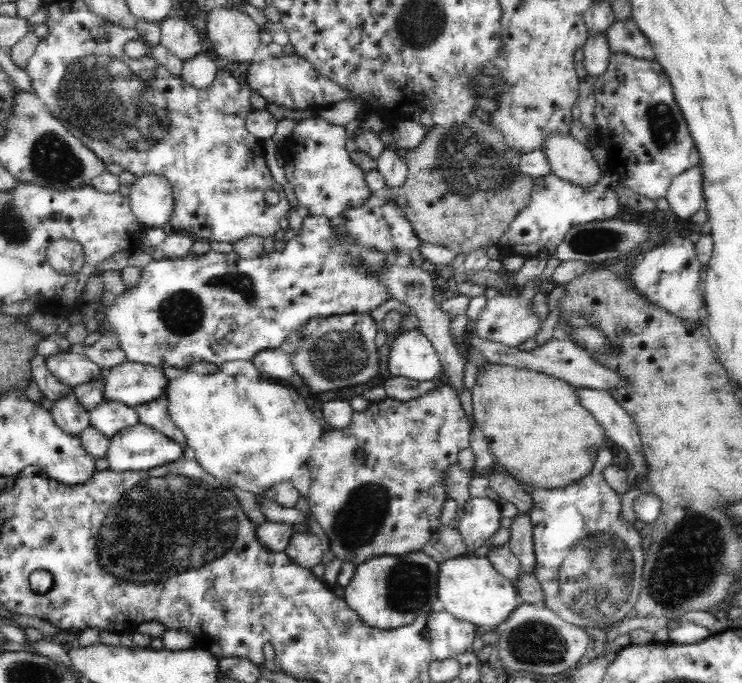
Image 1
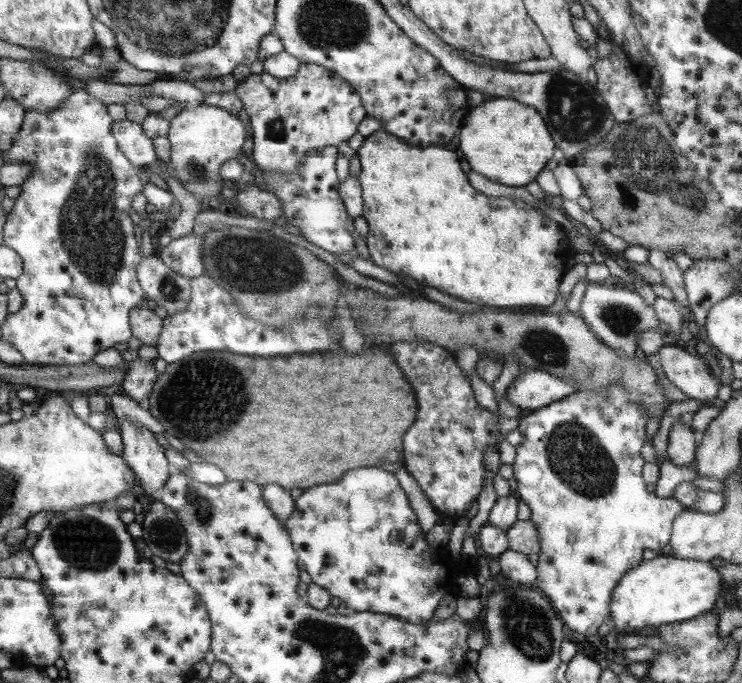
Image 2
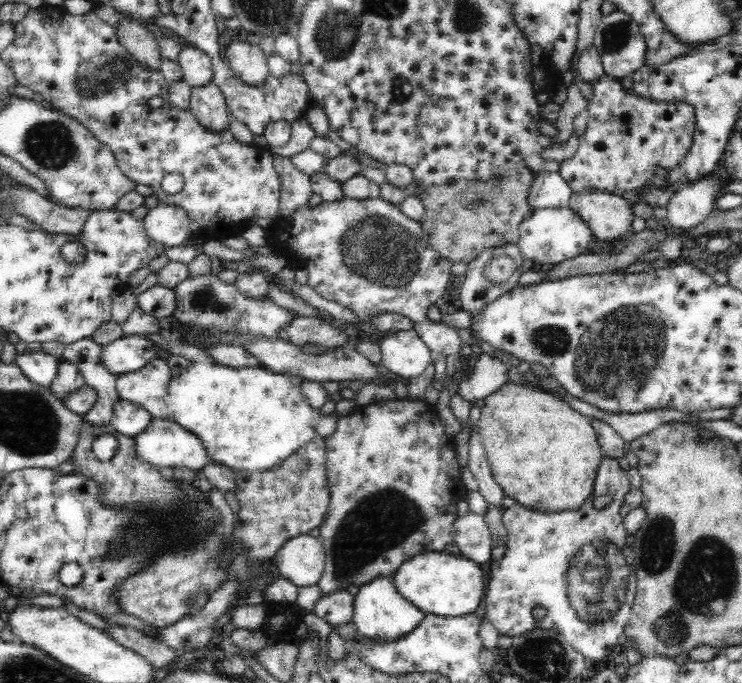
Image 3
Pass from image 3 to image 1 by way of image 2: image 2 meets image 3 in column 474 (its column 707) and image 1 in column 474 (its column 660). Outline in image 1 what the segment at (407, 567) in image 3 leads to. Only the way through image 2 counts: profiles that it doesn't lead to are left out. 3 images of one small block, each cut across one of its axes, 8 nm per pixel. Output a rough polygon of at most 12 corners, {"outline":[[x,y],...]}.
{"outline":[[479,554],[439,564],[437,600],[456,619],[502,626],[514,582]]}

